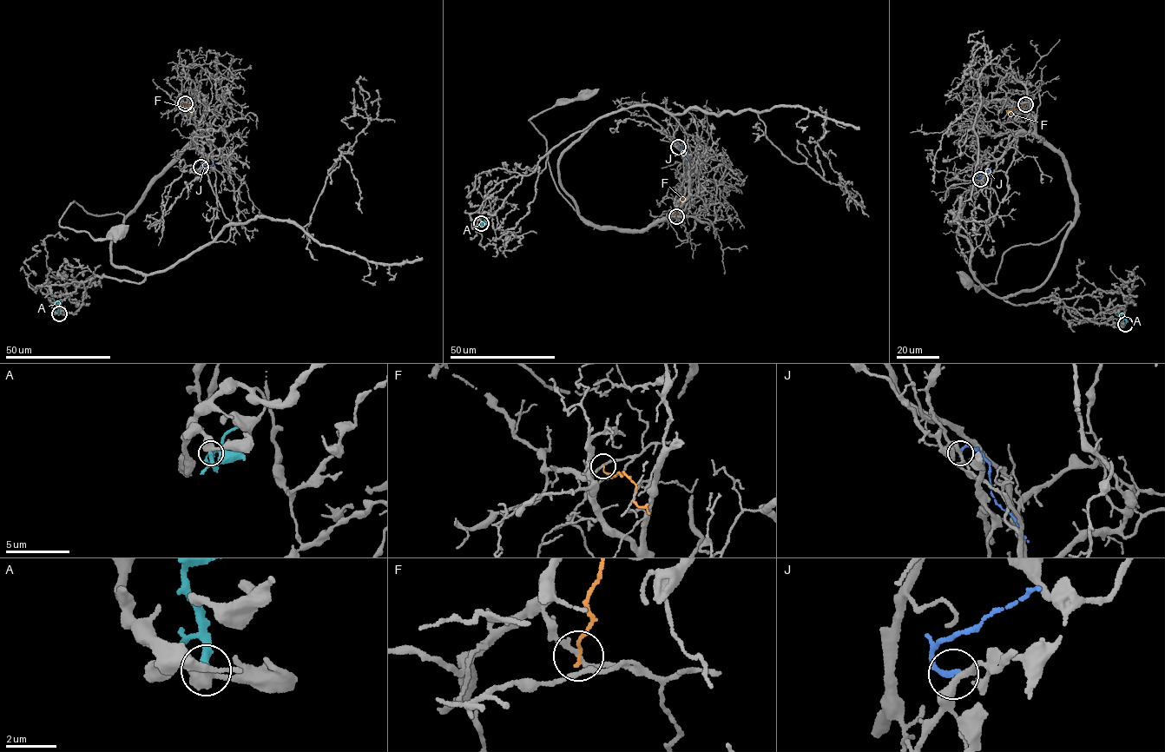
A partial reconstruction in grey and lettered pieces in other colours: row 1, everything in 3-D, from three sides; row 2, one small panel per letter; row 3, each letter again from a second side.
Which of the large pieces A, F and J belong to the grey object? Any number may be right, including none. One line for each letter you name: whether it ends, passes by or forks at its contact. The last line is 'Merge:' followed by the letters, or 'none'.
Merge: none

